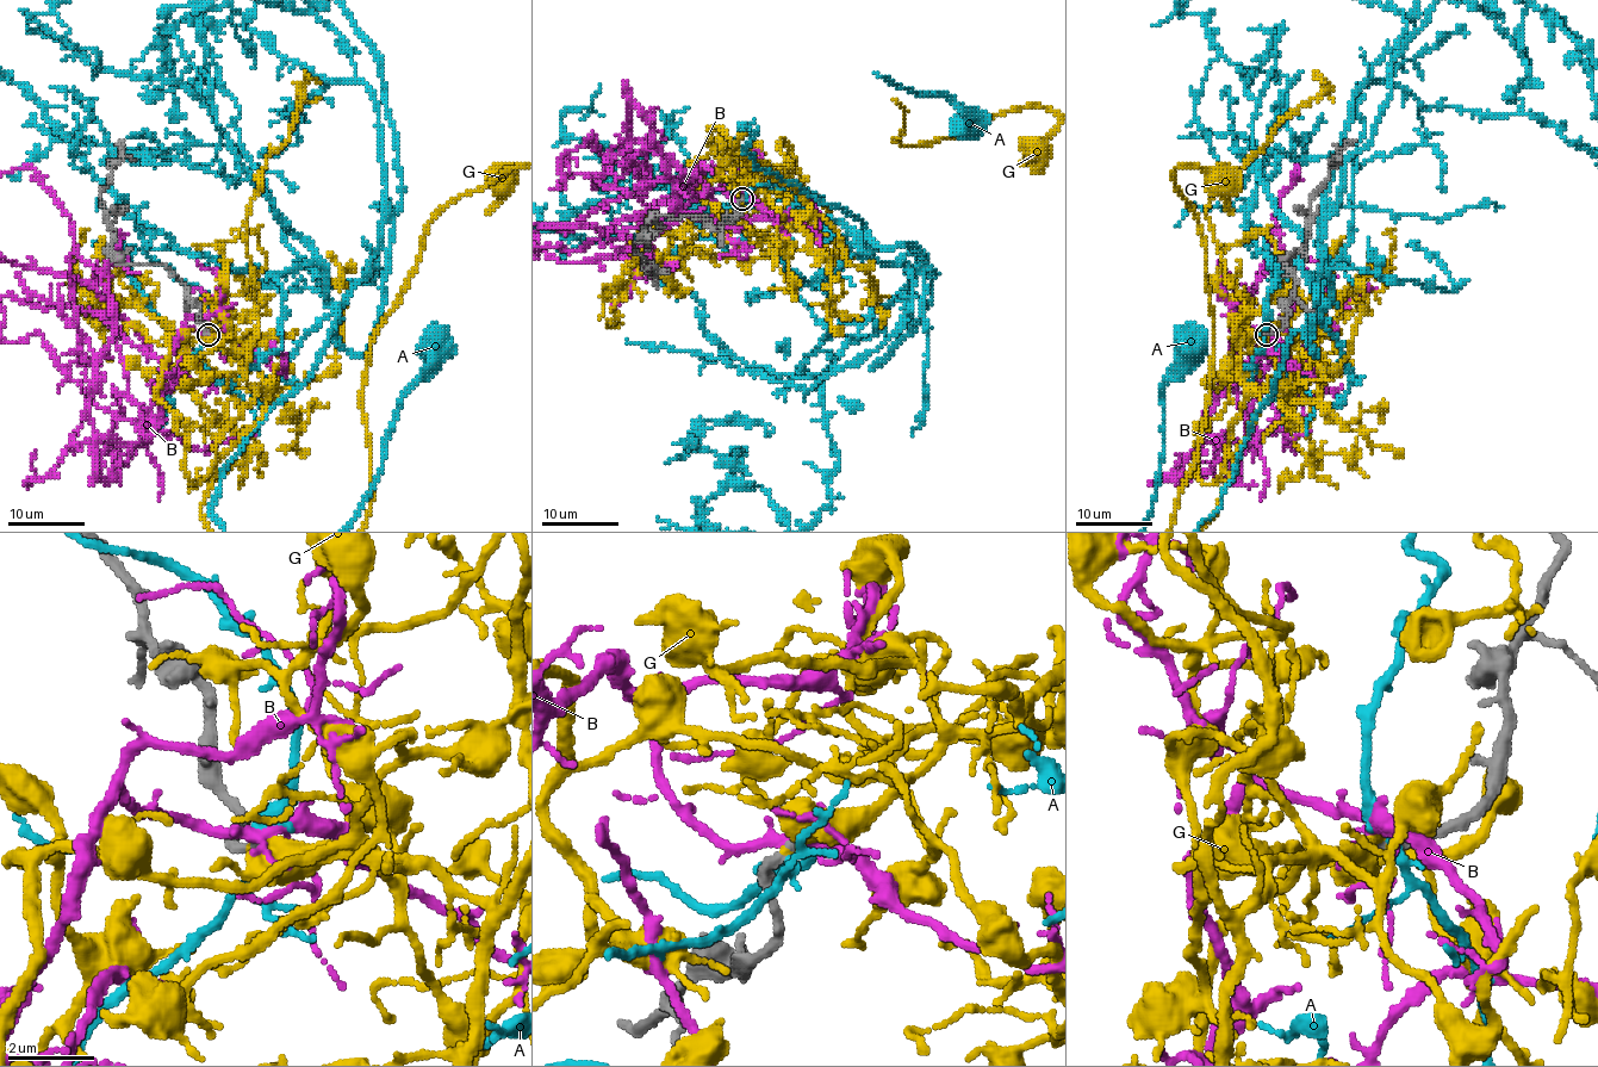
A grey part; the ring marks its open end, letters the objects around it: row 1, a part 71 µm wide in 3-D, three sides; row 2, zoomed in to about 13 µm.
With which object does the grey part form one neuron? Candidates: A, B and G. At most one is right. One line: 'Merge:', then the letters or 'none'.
Merge: G

